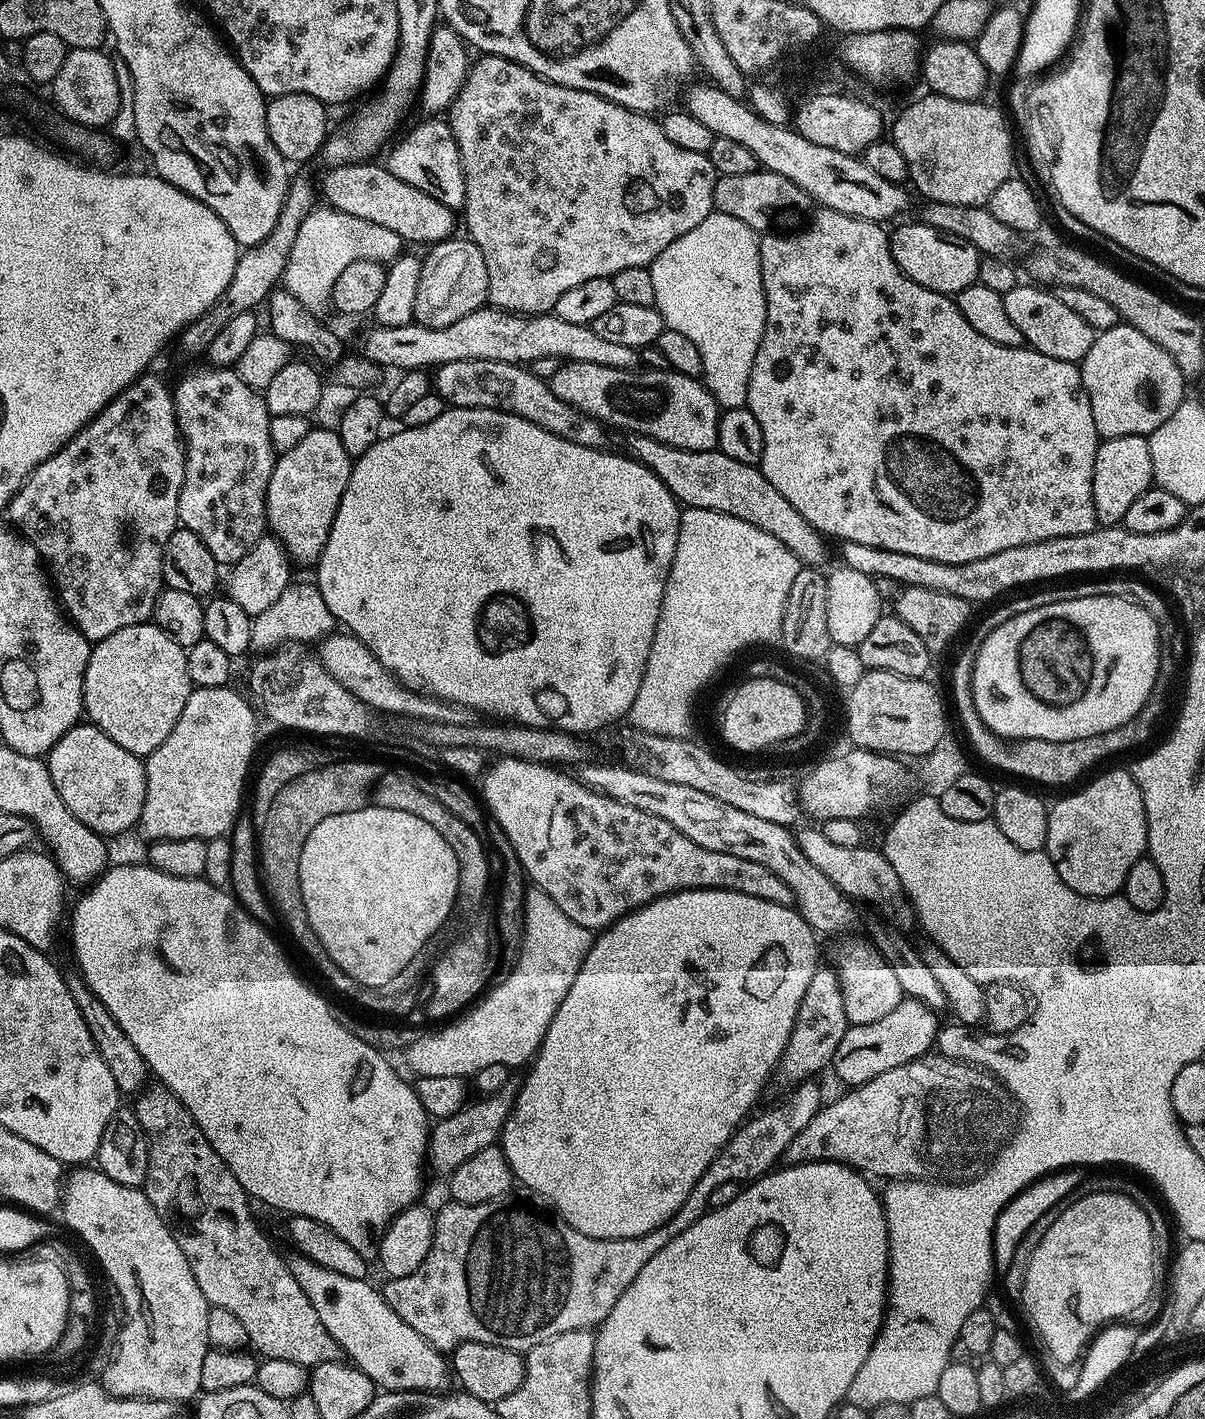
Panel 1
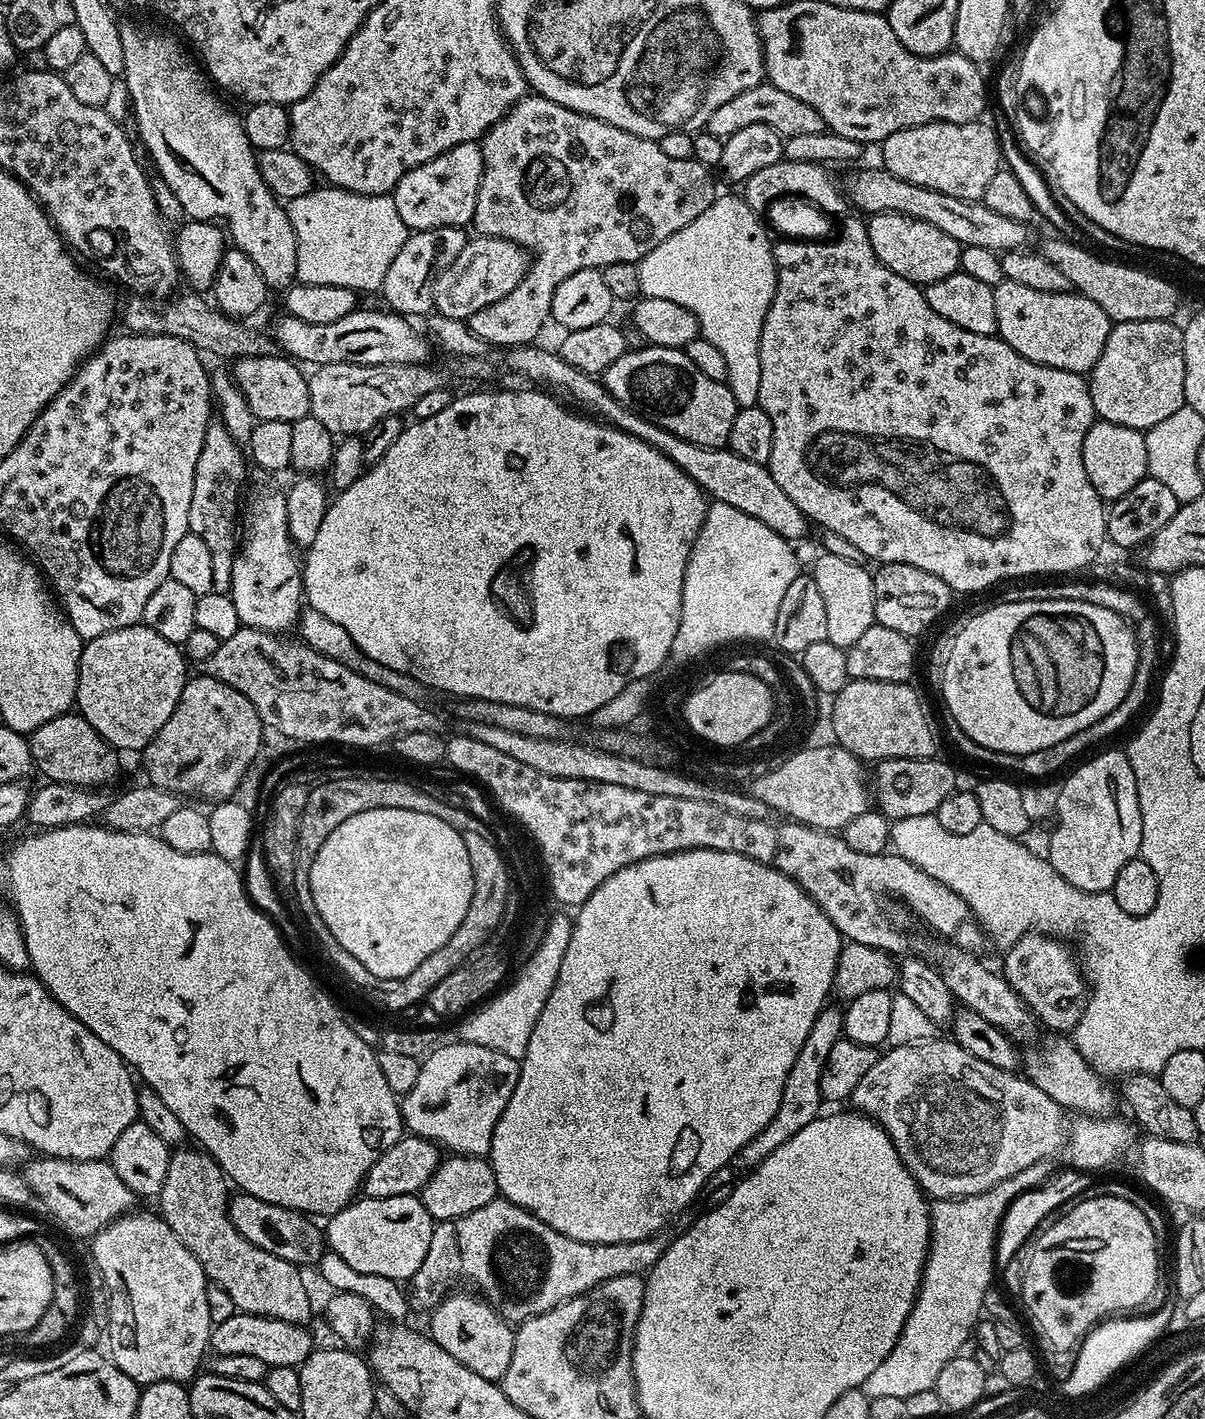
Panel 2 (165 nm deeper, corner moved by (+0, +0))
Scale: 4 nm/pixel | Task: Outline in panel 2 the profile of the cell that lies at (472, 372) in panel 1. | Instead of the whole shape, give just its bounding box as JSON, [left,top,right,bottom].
[308,362,445,438]

